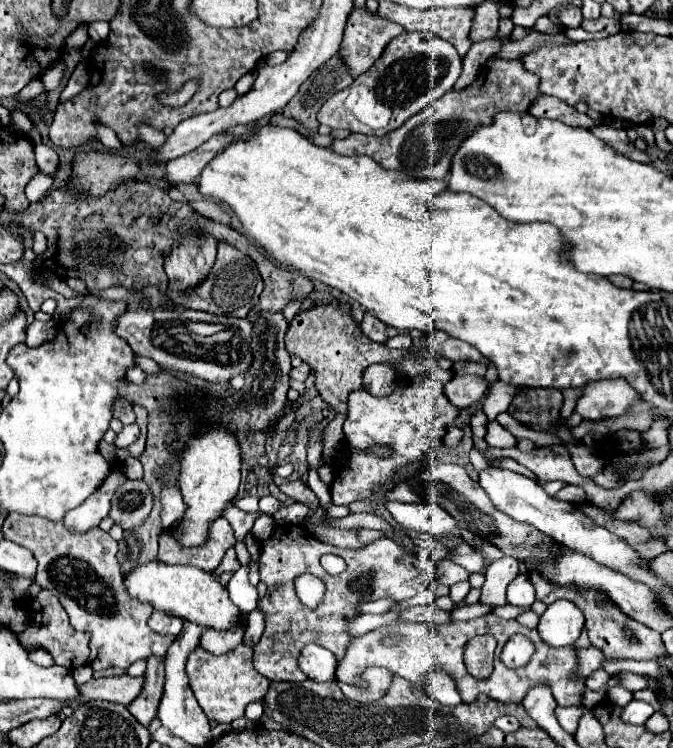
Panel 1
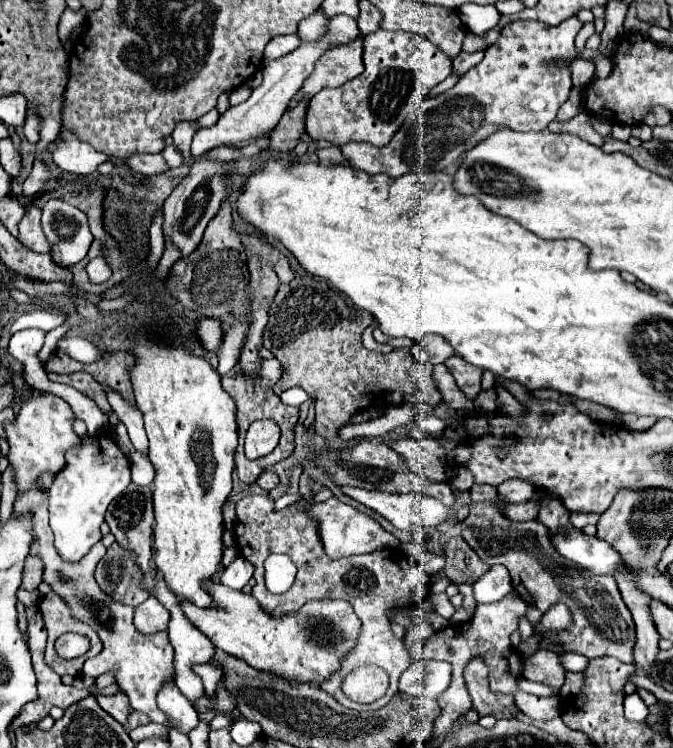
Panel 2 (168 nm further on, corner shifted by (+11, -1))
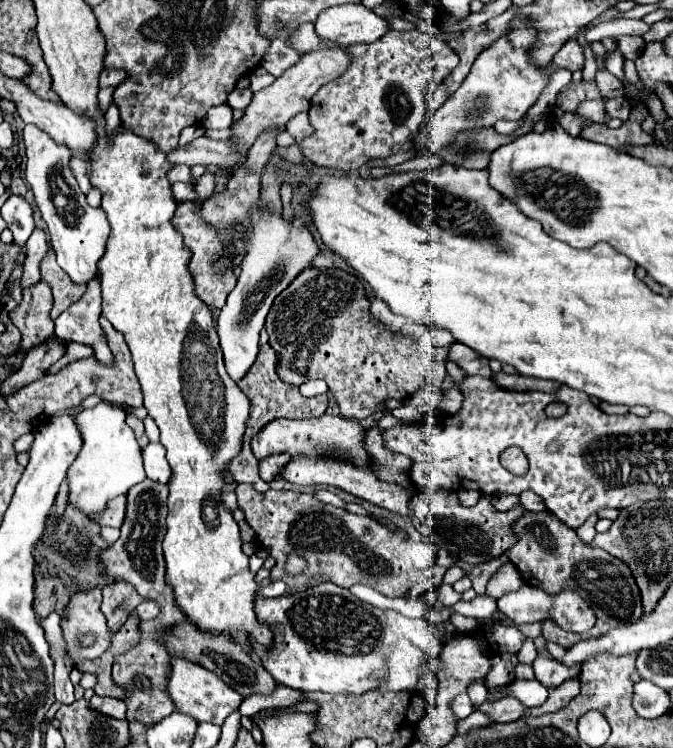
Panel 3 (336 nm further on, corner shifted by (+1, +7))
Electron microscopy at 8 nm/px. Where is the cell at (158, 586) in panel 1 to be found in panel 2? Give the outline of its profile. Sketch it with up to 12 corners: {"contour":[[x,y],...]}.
{"contour":[[207,581],[181,607],[215,647],[291,683],[323,683],[361,621],[341,599],[271,617]]}

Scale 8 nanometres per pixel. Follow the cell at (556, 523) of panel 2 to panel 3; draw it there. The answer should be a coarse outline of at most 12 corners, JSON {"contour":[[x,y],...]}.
{"contour":[[591,515],[579,529],[577,537],[591,543],[595,537],[597,515]]}

